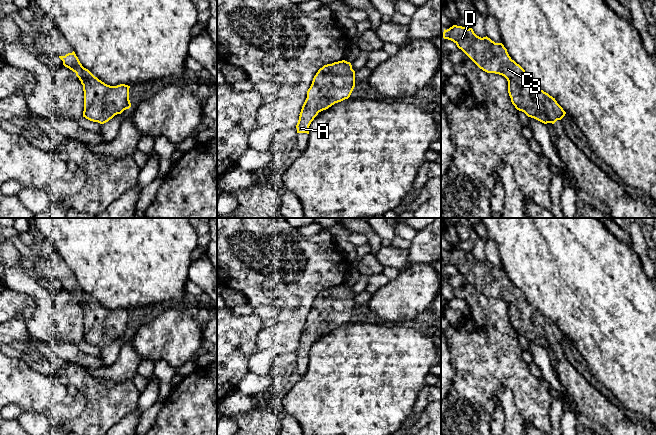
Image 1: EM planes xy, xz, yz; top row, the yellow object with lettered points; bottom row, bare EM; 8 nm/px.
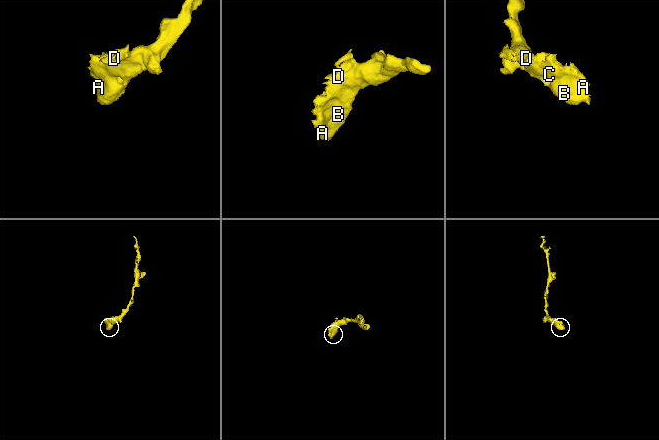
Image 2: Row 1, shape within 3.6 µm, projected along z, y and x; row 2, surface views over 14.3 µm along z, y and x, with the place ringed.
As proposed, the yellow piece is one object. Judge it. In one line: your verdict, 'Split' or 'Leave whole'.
Leave whole

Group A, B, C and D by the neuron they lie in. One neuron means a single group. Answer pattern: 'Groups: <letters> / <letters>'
Groups: A B C D

